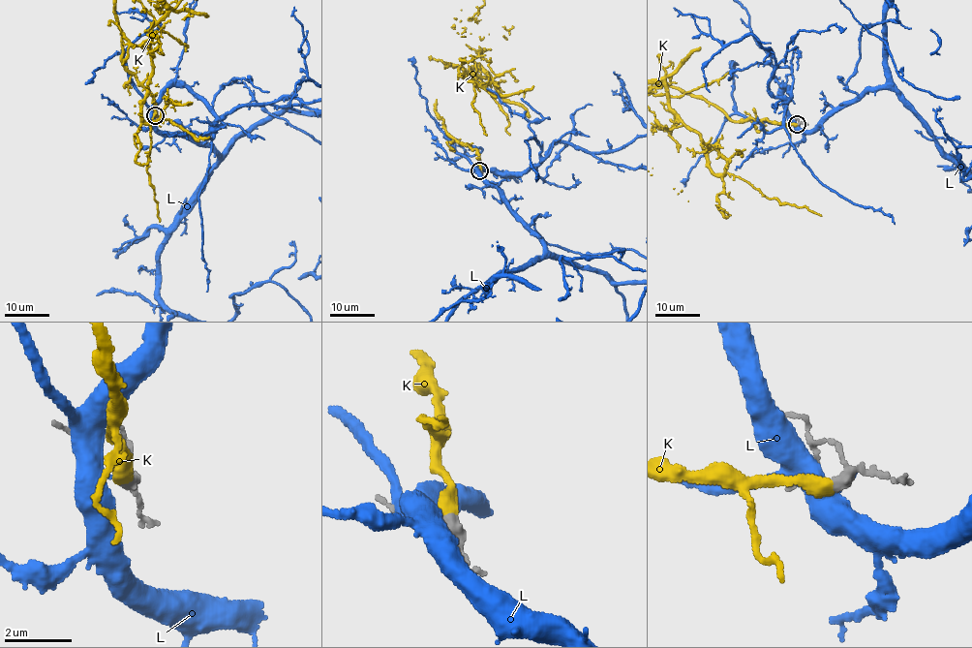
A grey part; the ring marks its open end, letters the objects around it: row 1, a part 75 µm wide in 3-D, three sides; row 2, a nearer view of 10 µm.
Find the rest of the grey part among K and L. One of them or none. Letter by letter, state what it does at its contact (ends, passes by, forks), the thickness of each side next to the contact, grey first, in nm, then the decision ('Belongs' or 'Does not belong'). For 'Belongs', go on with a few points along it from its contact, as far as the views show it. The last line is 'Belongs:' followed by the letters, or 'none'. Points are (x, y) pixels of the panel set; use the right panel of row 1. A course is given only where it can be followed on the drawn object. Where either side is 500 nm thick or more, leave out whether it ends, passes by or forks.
K: It ends there. Thickness 300 nm (grey) against 440 nm. Belongs
L: It ends there. Thickness 320 nm (grey) against 260 nm. Does not belong
Belongs: K

